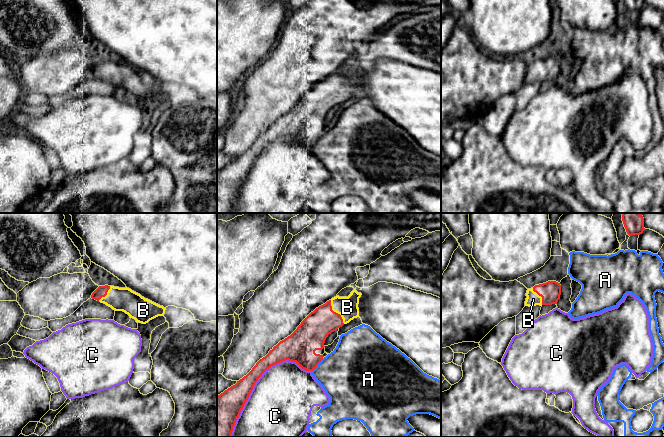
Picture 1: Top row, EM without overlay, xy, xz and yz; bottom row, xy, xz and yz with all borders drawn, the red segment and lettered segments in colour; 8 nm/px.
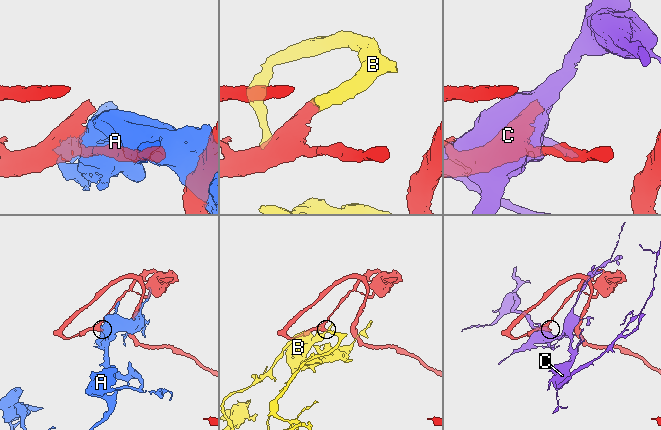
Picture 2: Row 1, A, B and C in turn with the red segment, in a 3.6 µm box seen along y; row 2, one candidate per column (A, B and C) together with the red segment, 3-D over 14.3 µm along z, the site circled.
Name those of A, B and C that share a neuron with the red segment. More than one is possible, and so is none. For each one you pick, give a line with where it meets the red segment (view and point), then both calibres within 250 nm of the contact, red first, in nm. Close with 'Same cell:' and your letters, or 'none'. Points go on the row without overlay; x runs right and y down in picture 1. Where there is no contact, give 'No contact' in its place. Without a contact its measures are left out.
B: Touches red at xz (335, 88). Thickness 240 nm (red) against 170 nm
Same cell: B

